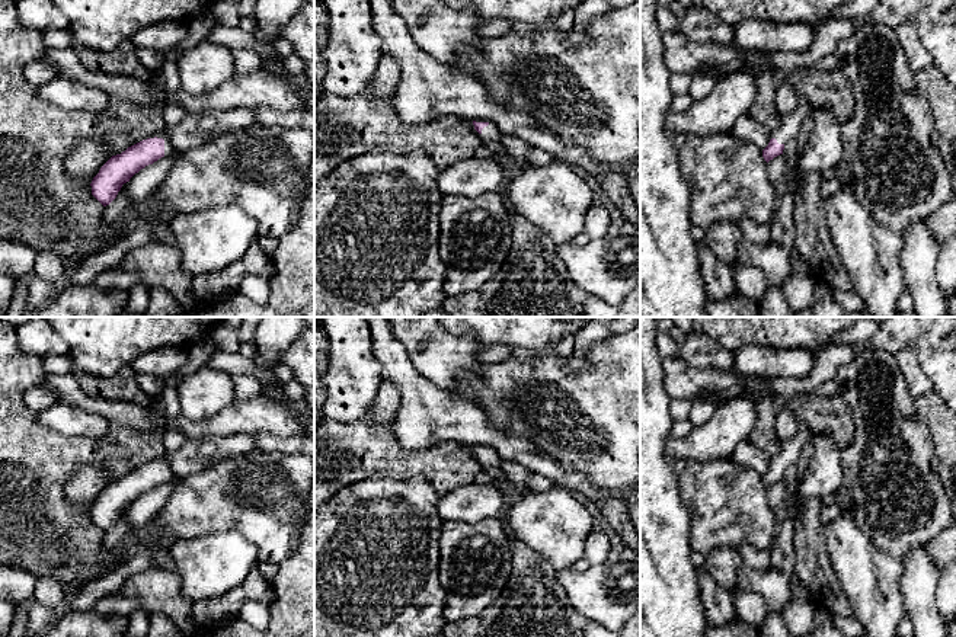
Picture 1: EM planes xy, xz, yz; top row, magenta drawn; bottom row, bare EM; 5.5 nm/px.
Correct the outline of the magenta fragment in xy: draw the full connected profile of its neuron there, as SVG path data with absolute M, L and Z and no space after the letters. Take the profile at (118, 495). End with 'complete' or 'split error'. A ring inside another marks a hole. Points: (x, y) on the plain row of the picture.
M166 454L154 464L147 464L128 473L121 480L112 481L100 493L90 509L92 521L103 532L109 531L122 510L130 508L135 499L173 477Z; split error

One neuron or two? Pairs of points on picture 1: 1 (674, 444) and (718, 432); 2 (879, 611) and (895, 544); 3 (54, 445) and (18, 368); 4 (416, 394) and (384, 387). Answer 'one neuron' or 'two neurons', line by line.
1: one neuron
2: two neurons
3: one neuron
4: two neurons

